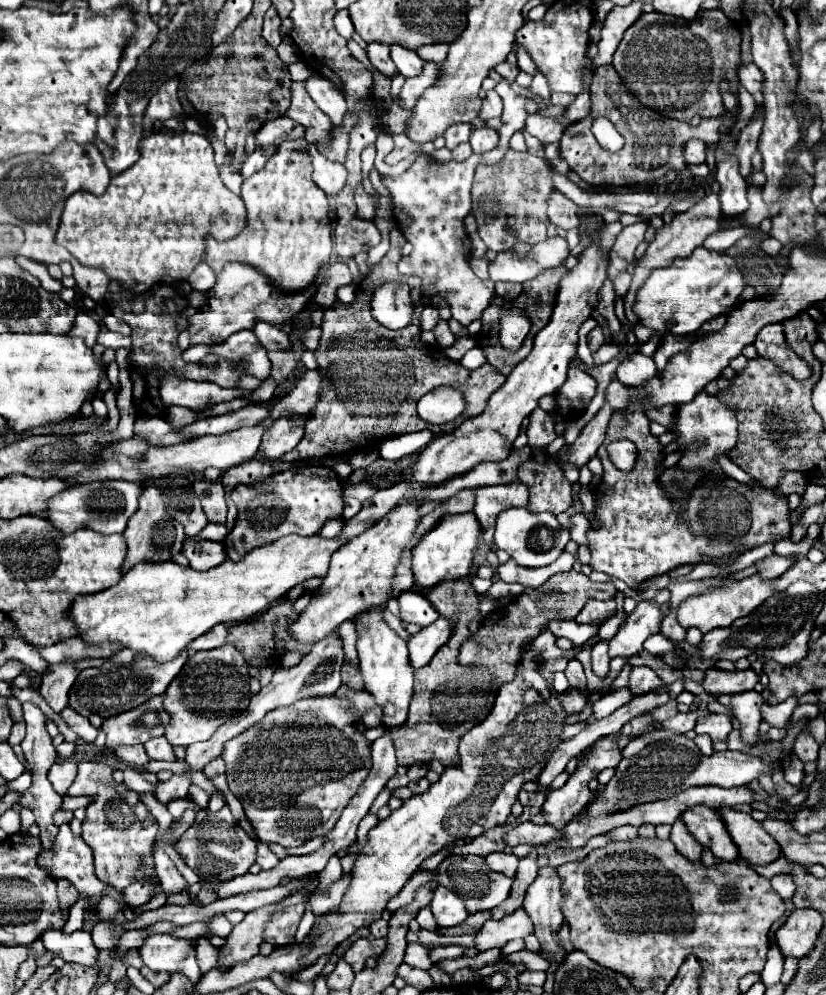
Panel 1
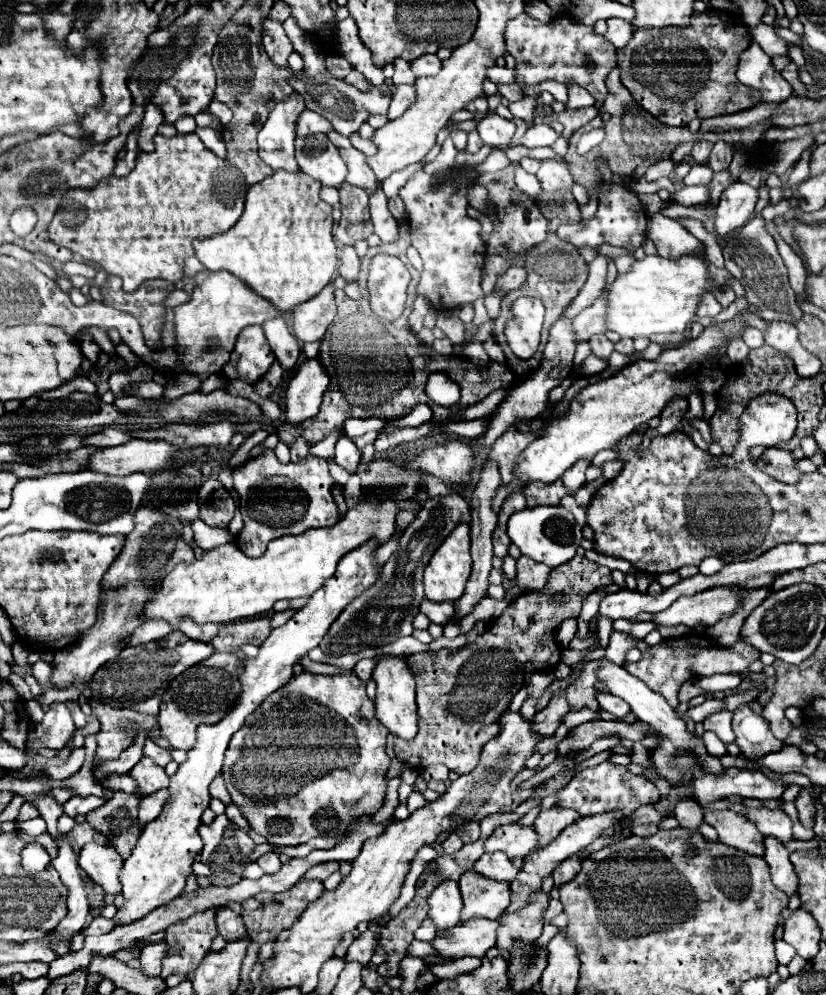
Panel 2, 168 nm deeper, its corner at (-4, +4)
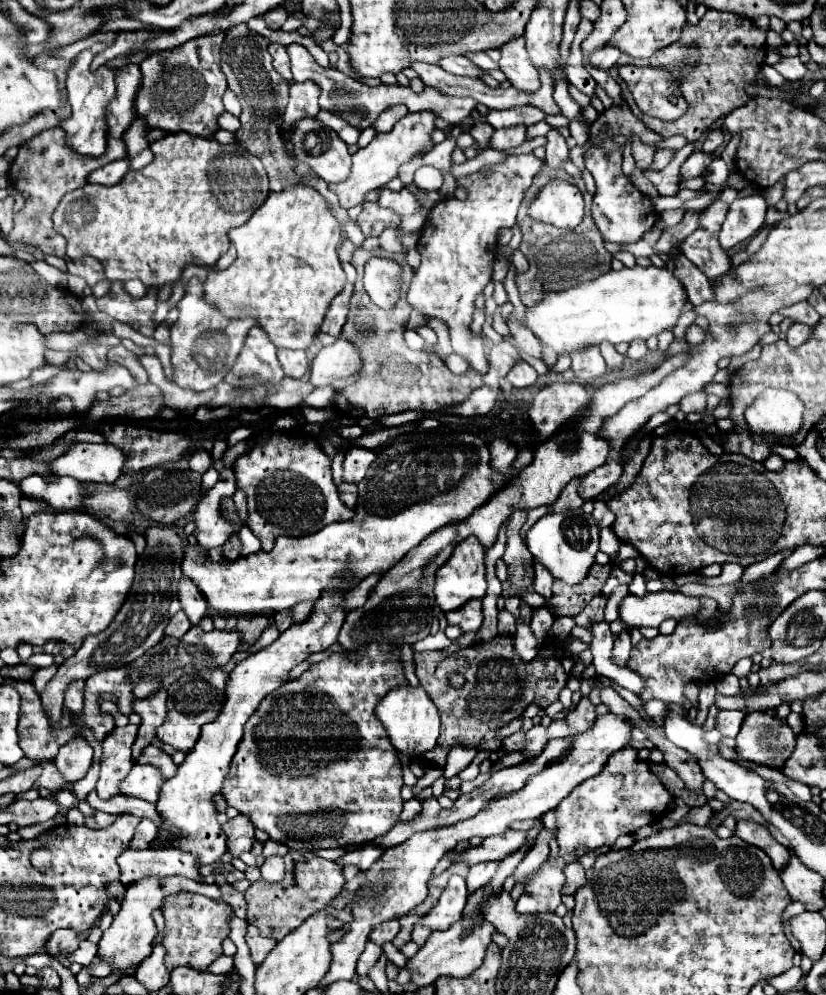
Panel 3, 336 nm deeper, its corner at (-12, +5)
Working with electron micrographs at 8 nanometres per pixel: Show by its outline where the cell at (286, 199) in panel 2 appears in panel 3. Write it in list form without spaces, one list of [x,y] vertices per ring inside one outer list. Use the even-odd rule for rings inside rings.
[[[291,185],[281,193],[271,193],[245,225],[229,231],[229,239],[237,247],[239,257],[229,269],[213,271],[207,277],[203,285],[205,301],[217,307],[231,321],[241,317],[255,319],[277,349],[307,351],[325,319],[331,299],[339,295],[347,281],[337,257],[337,247],[341,245],[341,223],[331,215],[327,201],[307,185]]]

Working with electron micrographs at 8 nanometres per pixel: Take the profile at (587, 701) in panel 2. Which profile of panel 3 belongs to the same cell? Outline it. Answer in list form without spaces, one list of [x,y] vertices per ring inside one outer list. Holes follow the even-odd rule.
[[[581,699],[581,703],[575,707],[575,711],[569,711],[567,723],[569,723],[569,737],[575,737],[583,731],[587,731],[597,719],[595,707],[589,699]]]

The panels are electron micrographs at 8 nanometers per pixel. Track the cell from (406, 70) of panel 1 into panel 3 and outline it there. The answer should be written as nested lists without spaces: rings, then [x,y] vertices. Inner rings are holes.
[[[449,55],[445,59],[441,59],[441,67],[453,75],[465,75],[465,77],[481,77],[483,69],[477,67],[473,61],[469,61],[463,55]]]

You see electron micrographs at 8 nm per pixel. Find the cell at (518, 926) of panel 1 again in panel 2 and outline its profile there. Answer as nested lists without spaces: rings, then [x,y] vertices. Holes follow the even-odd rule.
[[[471,918],[463,924],[457,924],[443,938],[435,938],[433,946],[439,956],[477,956],[483,958],[489,948],[495,946],[495,932],[499,928],[499,920],[487,918]]]

